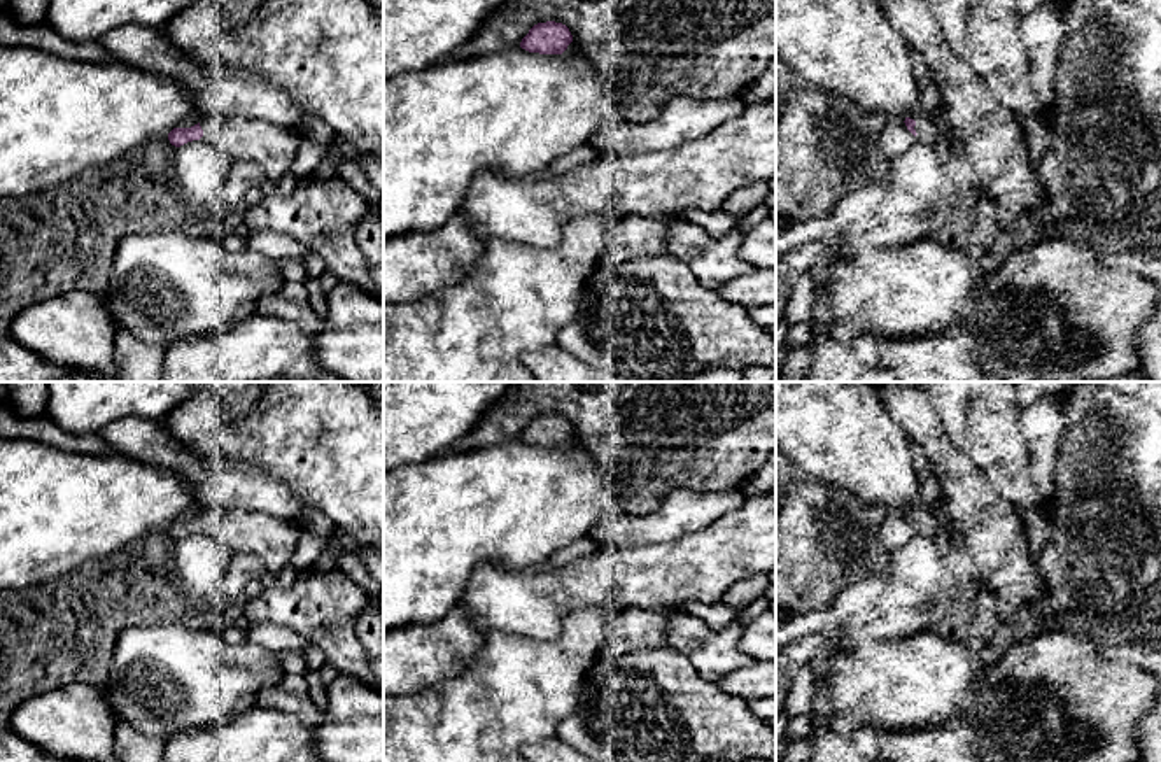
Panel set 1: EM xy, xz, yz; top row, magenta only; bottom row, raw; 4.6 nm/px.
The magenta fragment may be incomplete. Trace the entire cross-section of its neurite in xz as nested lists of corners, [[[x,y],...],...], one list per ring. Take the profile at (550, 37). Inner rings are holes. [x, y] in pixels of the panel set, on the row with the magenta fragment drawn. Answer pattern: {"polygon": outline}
{"polygon": [[[546,21],[534,25],[522,39],[520,47],[539,54],[562,54],[573,42],[569,28],[562,23]]]}

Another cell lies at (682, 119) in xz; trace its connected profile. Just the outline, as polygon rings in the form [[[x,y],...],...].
[[[678,96],[669,100],[651,121],[629,123],[622,119],[606,124],[590,144],[599,156],[676,149],[741,116],[744,107],[746,103],[741,98],[695,100]]]

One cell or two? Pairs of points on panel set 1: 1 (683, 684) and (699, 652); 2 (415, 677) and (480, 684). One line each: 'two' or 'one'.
1: two
2: two

